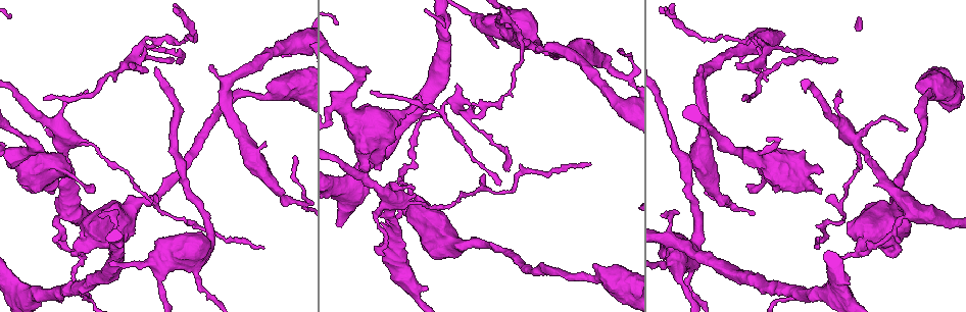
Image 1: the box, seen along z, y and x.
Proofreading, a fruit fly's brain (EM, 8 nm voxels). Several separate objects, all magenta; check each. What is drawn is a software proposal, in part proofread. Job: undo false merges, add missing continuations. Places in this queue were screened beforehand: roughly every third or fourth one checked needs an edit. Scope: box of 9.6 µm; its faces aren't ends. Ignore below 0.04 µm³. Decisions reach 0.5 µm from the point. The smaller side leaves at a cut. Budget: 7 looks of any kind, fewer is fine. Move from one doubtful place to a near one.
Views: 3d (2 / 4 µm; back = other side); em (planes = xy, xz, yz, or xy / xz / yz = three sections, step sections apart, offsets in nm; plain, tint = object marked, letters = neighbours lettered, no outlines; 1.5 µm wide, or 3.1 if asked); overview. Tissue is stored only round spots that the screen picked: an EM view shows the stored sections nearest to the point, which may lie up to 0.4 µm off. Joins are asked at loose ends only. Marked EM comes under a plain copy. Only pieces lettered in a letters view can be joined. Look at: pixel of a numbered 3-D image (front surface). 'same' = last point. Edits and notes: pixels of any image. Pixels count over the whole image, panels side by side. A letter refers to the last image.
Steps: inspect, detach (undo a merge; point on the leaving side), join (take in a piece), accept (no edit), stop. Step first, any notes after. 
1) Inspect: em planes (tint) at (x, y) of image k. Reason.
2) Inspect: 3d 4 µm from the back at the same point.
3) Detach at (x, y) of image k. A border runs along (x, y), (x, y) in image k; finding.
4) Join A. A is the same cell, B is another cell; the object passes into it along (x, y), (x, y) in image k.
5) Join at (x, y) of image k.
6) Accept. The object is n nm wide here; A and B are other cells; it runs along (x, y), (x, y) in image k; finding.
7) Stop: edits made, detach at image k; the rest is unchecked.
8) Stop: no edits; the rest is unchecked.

Inspect: 3d 2 µm at (425, 10) of image 1. Thin end.

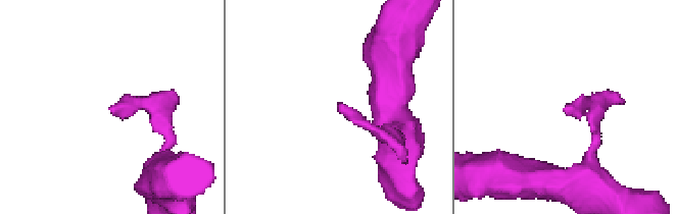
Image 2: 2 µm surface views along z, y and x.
Inspect: em planes (letters) at (110, 112) of image 2. Shape alone is not enough.

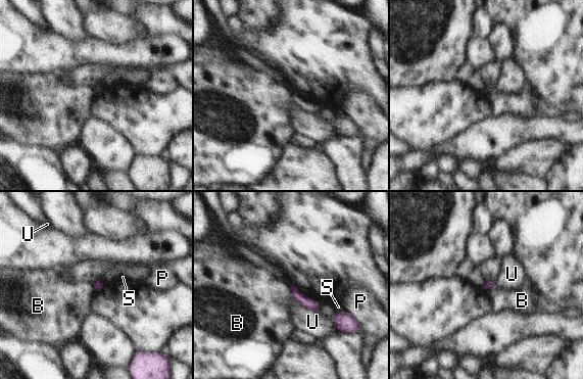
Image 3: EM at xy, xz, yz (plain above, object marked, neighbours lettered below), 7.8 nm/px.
Accept. B, P, S and U are other cells; a border runs along (291, 285), (291, 293), (295, 300) in image 3; none of them fits.

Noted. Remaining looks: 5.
Inspect: em planes (tint) at (861, 245) of image 1. Three-way junction.

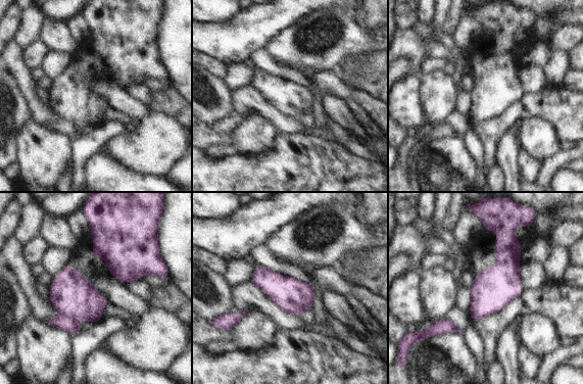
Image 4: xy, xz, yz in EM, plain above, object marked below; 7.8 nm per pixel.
Inspect: em planes (letters) at the same point.

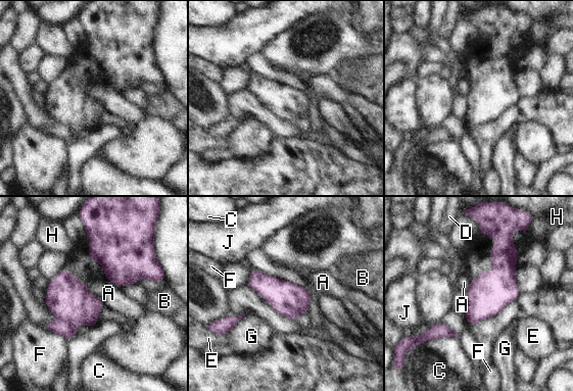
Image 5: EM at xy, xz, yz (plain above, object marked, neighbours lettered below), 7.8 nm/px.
Detach at (68, 299) of image 5. The longest contact is with C, 240 nm; A, B, C, D, E, F, G, H and J are other cells; a second neuron is stuck on.

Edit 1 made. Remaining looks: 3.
Inspect: overview. Redraw.

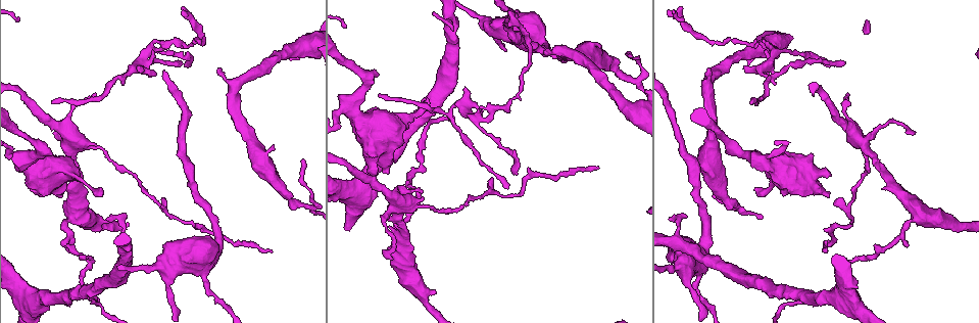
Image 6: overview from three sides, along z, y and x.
Inspect: em xy step 4 (tint) at (450, 113) of image 6. Abrupt turn.

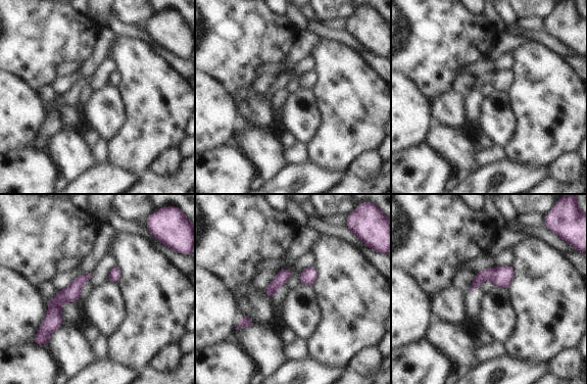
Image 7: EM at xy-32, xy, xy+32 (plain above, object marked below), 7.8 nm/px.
Inspect: em planes (letters) at the same point. Another direction.

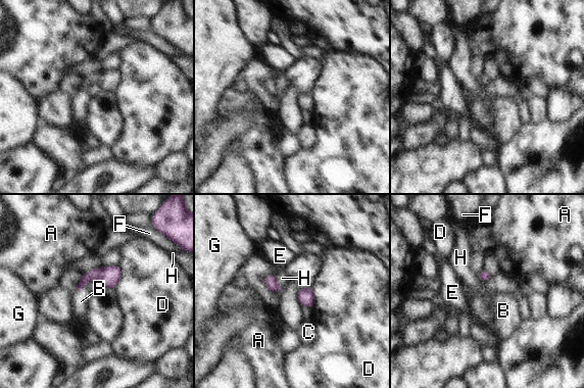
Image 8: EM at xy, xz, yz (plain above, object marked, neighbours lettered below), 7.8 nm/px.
Accept. A, B, C, D, E, F, G and H are other cells; one neuron here.

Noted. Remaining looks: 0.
Stop: edits made, detach at image 5; the rest is unchecked.

